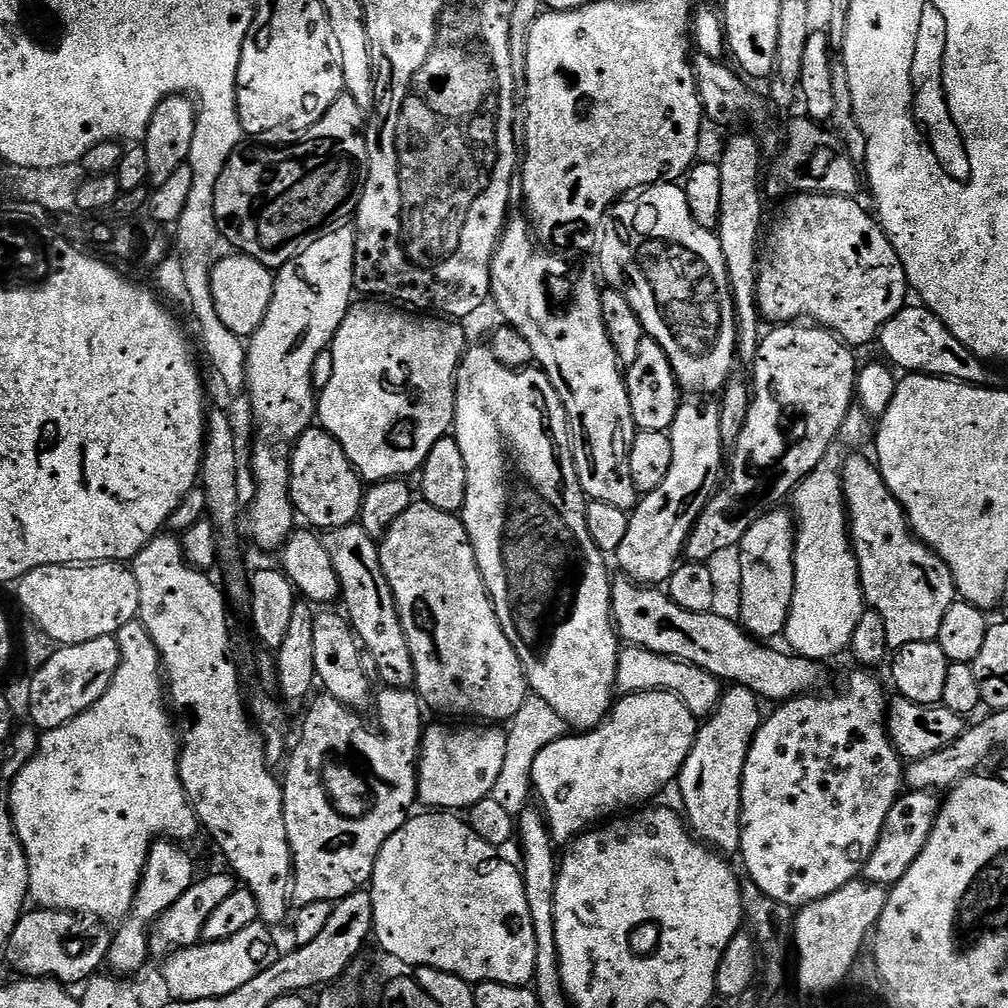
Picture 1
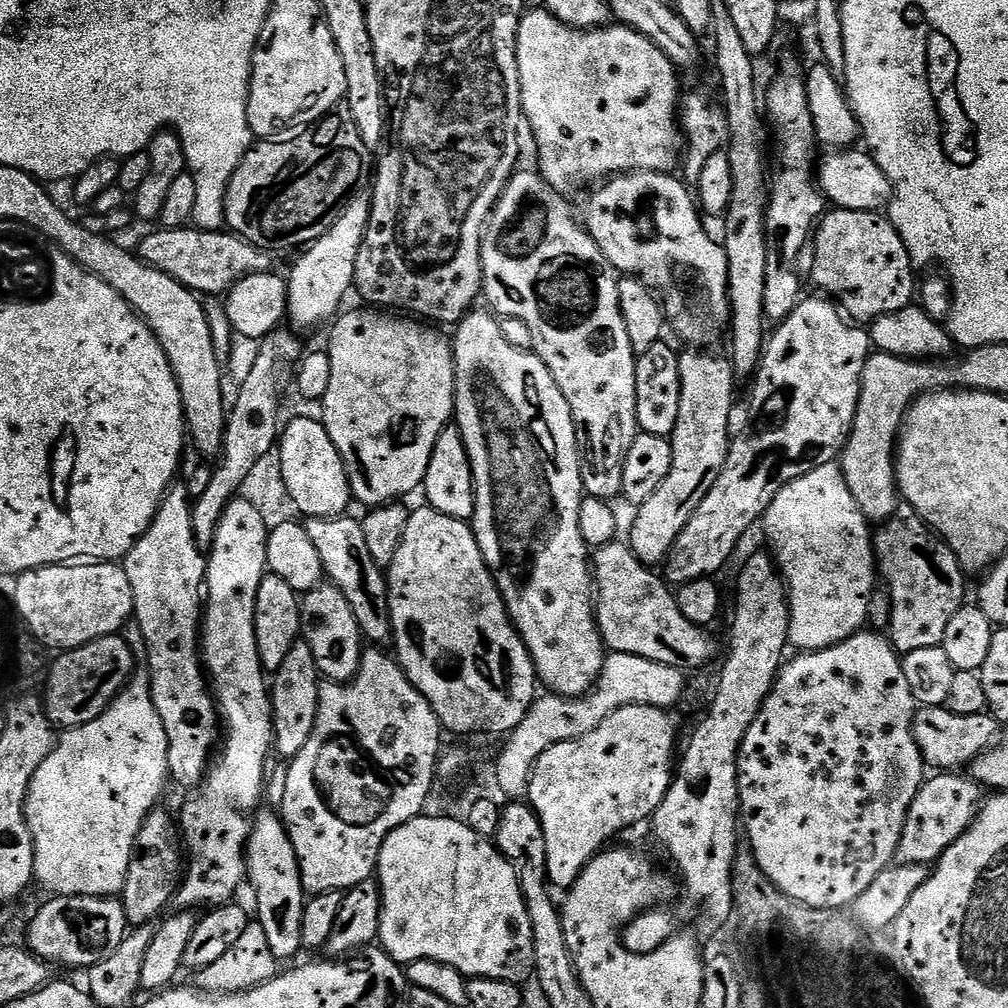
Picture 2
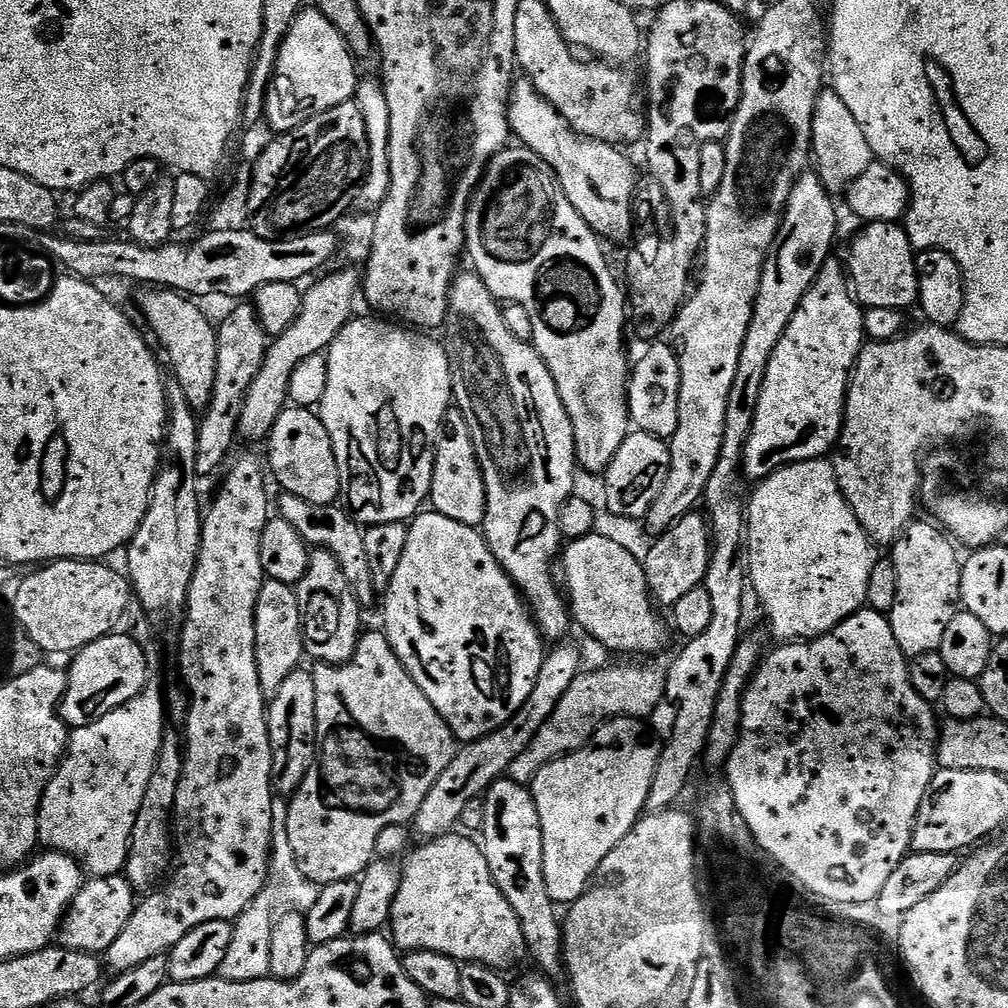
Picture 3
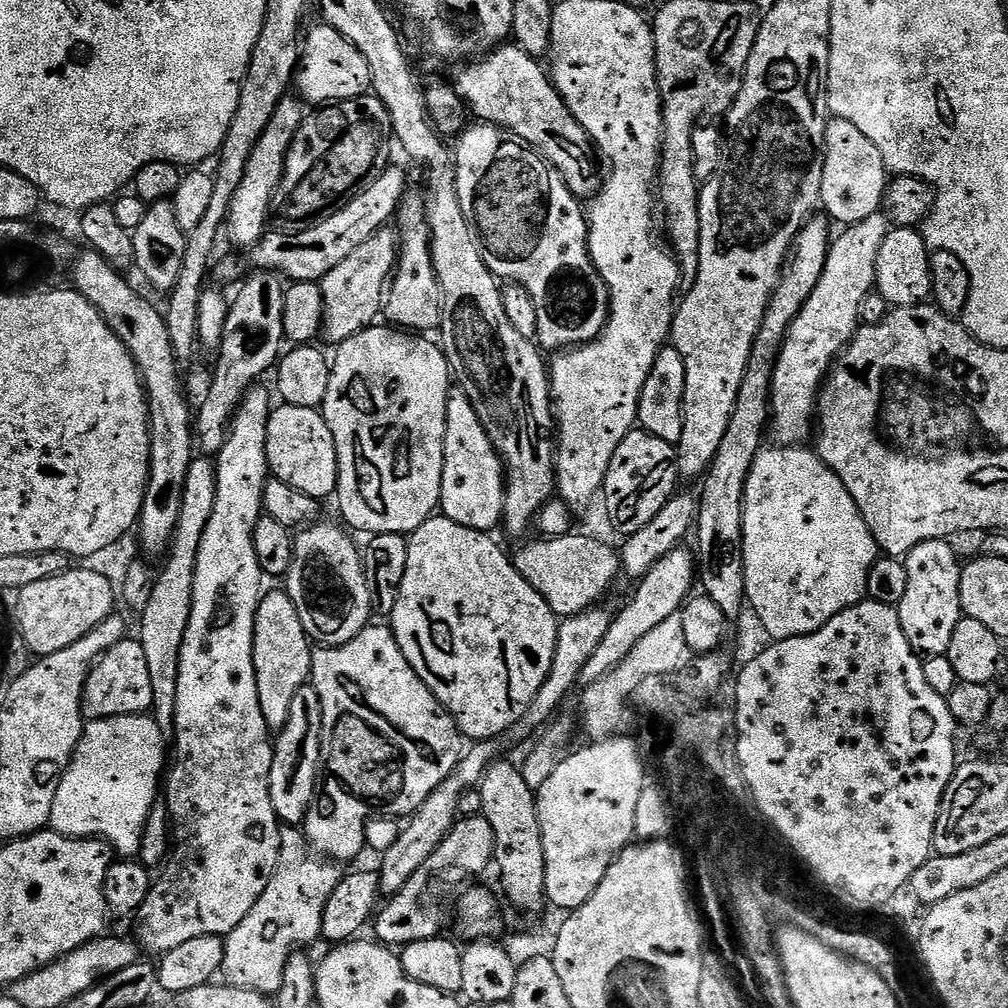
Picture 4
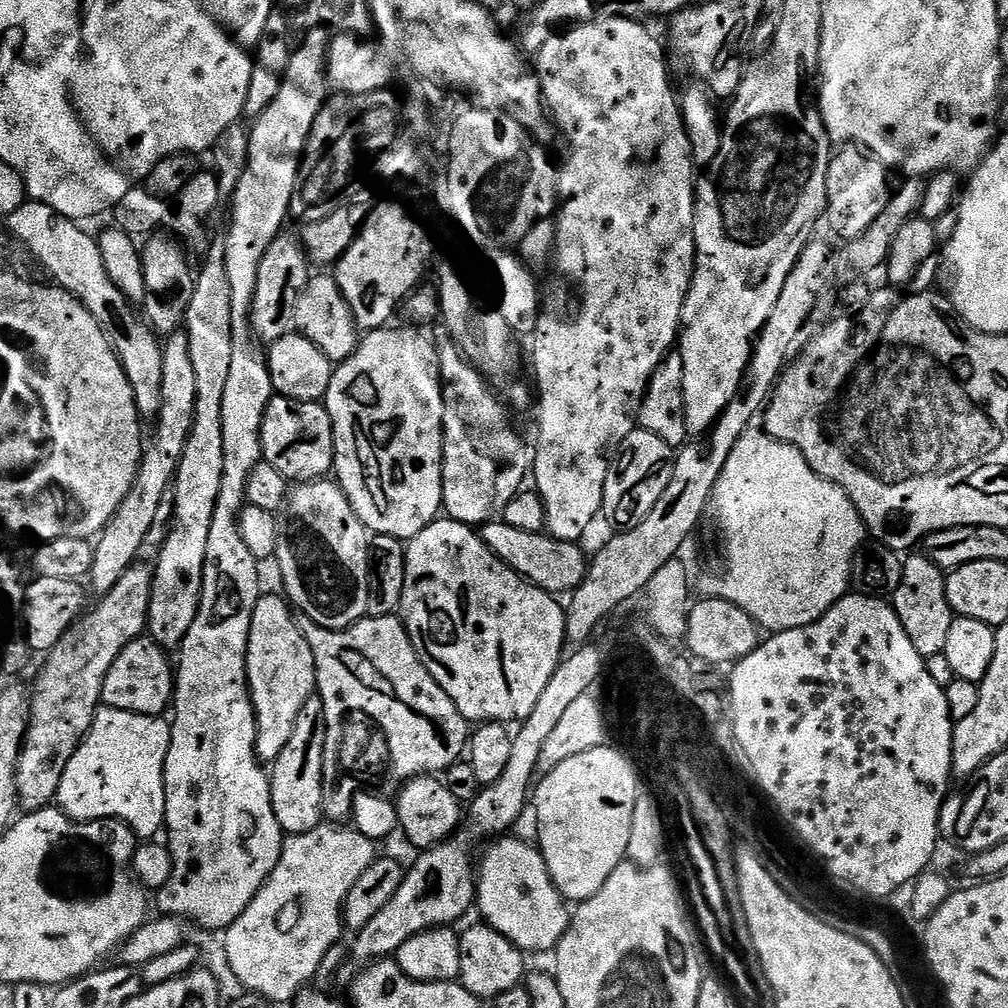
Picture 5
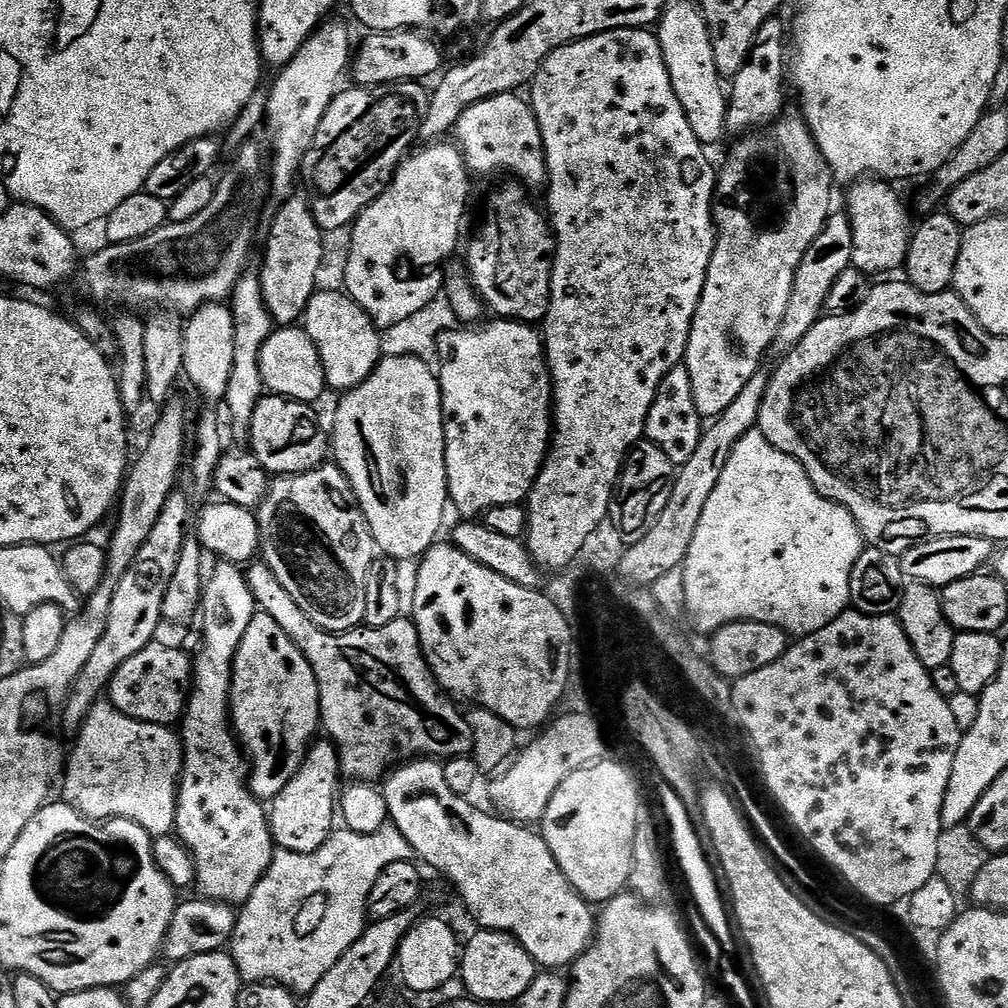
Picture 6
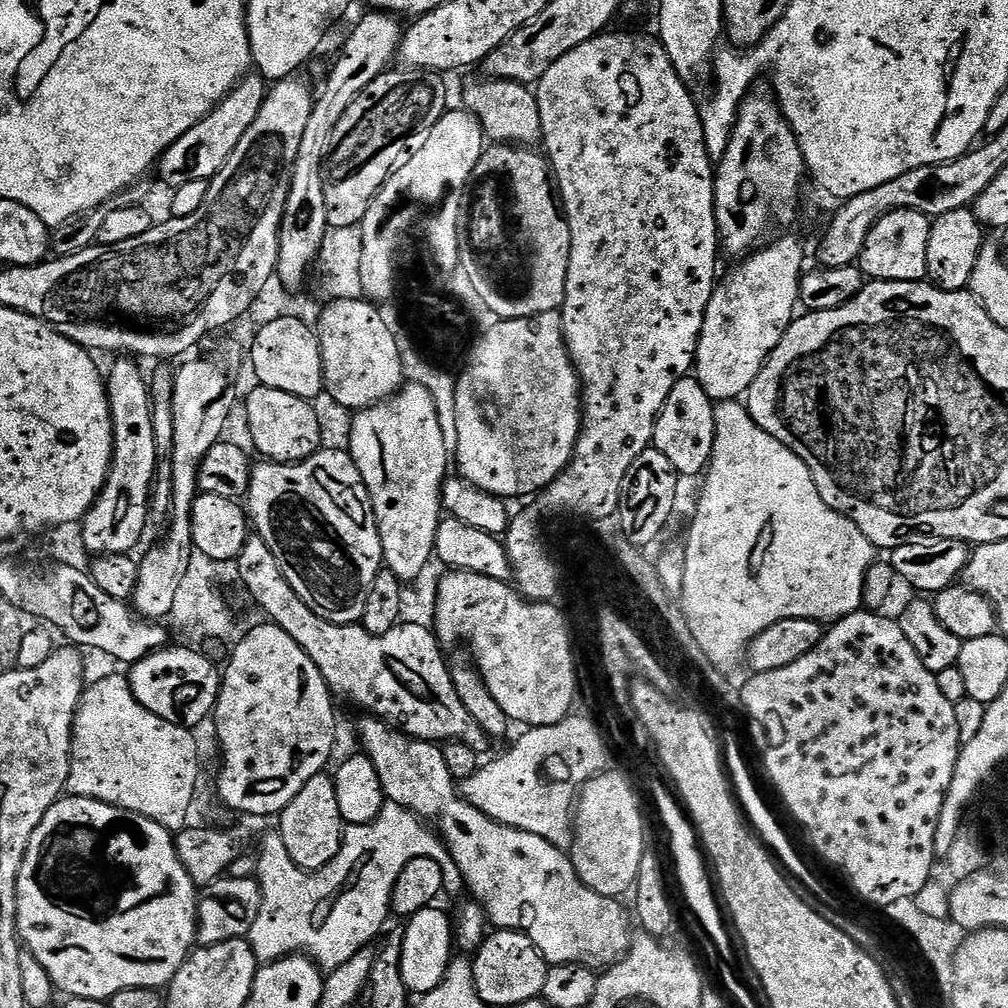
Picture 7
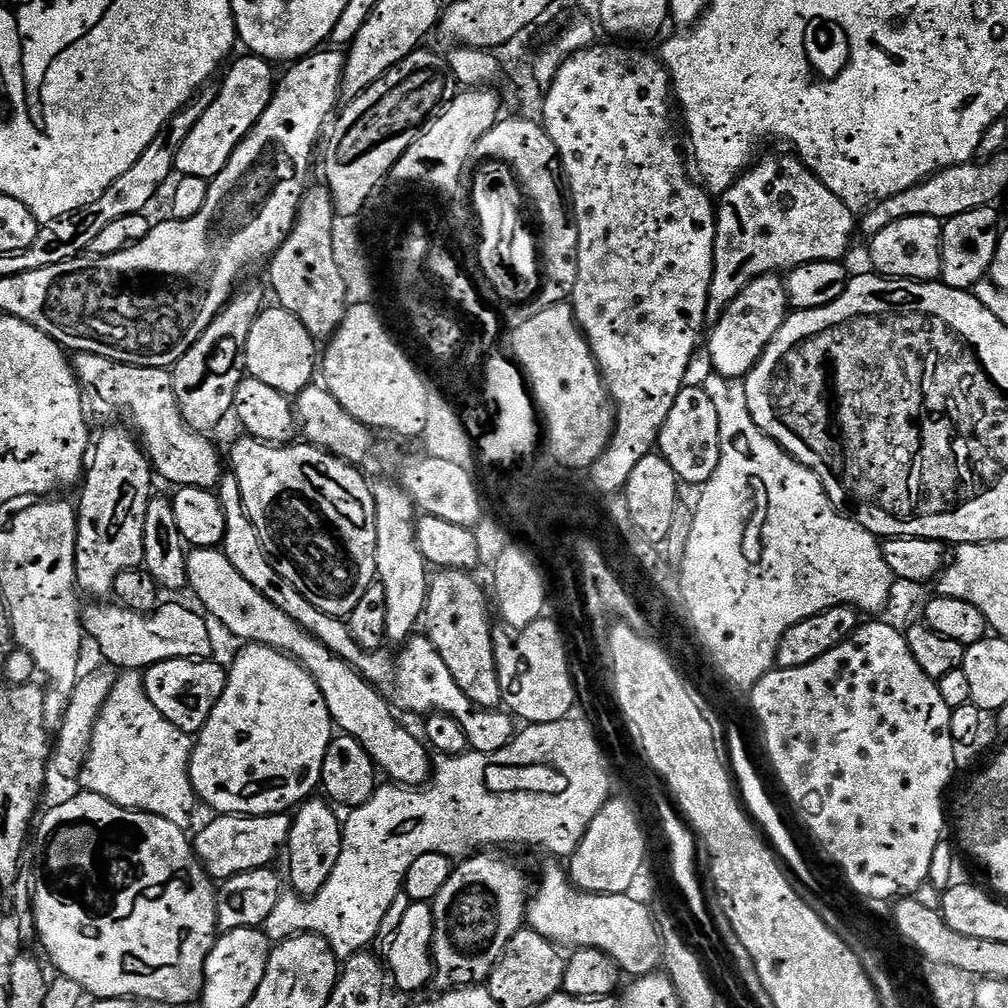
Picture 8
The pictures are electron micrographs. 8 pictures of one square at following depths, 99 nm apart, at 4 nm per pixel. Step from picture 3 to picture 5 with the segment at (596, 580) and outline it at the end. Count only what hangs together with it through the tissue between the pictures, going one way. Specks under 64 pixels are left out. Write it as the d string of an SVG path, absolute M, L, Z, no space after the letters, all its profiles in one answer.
M489 522L479 529L484 545L506 566L543 592L572 594L588 575L589 561L579 543L554 540L547 534L526 534L503 522Z

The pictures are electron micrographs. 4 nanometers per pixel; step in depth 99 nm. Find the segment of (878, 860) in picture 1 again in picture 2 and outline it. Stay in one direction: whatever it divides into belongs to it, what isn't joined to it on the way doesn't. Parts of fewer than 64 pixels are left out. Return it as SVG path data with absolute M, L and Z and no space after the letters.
M936 774L933 778L925 779L924 785L918 790L910 810L906 814L906 820L902 826L902 836L898 838L896 846L896 864L923 864L925 866L935 865L940 856L947 848L958 839L972 824L982 803L981 785L972 779L971 775L964 774Z

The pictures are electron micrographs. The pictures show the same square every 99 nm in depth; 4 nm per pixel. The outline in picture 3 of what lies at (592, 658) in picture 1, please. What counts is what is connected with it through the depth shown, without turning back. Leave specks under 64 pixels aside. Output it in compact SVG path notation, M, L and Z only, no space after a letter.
M461 271L452 281L442 343L450 362L454 404L466 418L482 478L486 482L487 504L482 535L505 574L520 589L541 636L548 642L560 642L567 637L564 635L568 627L573 627L574 621L565 593L557 577L556 580L552 577L552 559L555 556L557 559L562 552L560 516L564 504L573 496L578 471L574 430L558 394L558 386L554 386L554 378L540 355L527 339L519 340L508 329L500 313L501 305L486 282L482 282L475 271L467 271Z

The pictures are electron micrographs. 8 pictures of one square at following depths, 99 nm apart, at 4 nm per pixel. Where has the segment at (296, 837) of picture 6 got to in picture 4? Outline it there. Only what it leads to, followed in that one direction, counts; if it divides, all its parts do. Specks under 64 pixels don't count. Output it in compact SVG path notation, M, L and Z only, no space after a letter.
M302 687L290 702L286 726L279 729L274 740L270 766L270 802L276 811L277 821L284 826L303 825L306 814L316 796L320 771L320 699L314 690Z

